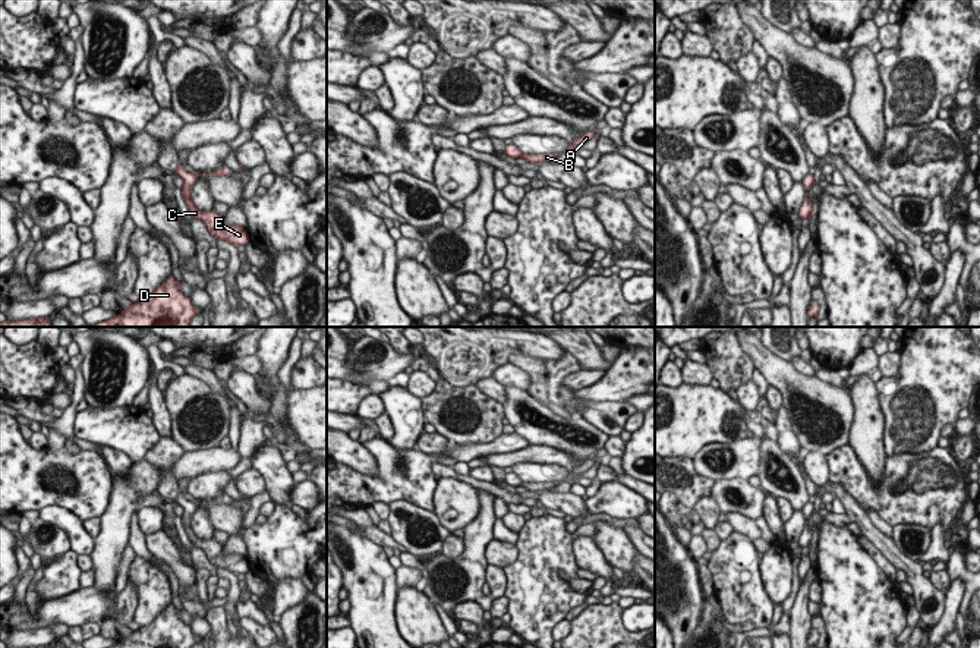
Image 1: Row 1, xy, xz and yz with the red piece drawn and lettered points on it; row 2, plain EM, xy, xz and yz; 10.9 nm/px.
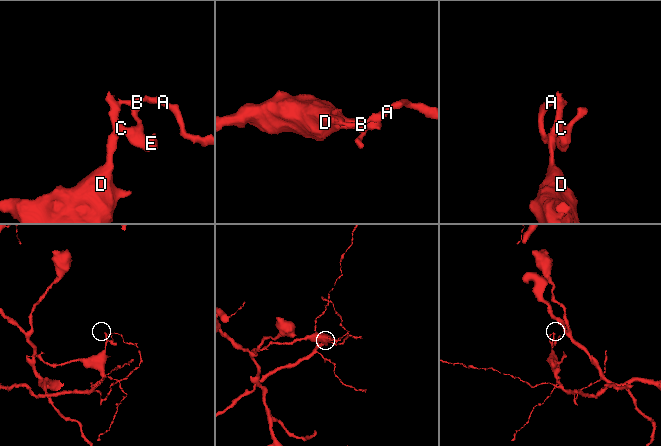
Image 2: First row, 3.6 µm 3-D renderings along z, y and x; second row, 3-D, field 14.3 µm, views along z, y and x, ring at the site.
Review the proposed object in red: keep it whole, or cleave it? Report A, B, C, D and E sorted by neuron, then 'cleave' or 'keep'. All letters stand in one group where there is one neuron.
groups A B / C D E; cleave

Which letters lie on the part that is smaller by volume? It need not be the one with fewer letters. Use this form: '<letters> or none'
A, B

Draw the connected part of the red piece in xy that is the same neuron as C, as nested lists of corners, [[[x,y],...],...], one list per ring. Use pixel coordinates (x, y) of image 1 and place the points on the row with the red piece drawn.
[[[177,161],[177,167],[174,174],[177,177],[180,177],[183,180],[183,186],[182,186],[182,196],[183,201],[188,207],[188,211],[190,213],[190,216],[196,220],[201,220],[205,227],[207,232],[214,236],[215,239],[224,240],[231,243],[233,246],[239,246],[239,245],[248,245],[249,243],[249,233],[248,229],[243,229],[240,226],[226,226],[223,223],[223,217],[220,214],[217,214],[214,210],[207,213],[207,211],[201,211],[193,205],[192,201],[192,186],[196,182],[196,177],[183,170]]]

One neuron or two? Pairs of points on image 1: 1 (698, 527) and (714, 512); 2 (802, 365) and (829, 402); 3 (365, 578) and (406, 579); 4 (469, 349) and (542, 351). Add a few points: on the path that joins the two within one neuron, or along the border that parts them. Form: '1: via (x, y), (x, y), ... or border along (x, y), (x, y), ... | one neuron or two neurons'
1: border along (693, 507), (705, 527) | two neurons
2: border along (791, 362), (800, 373), (815, 377) | two neurons
3: border along (394, 571), (397, 587) | two neurons
4: via (487, 349), (498, 345), (525, 345) | one neuron

